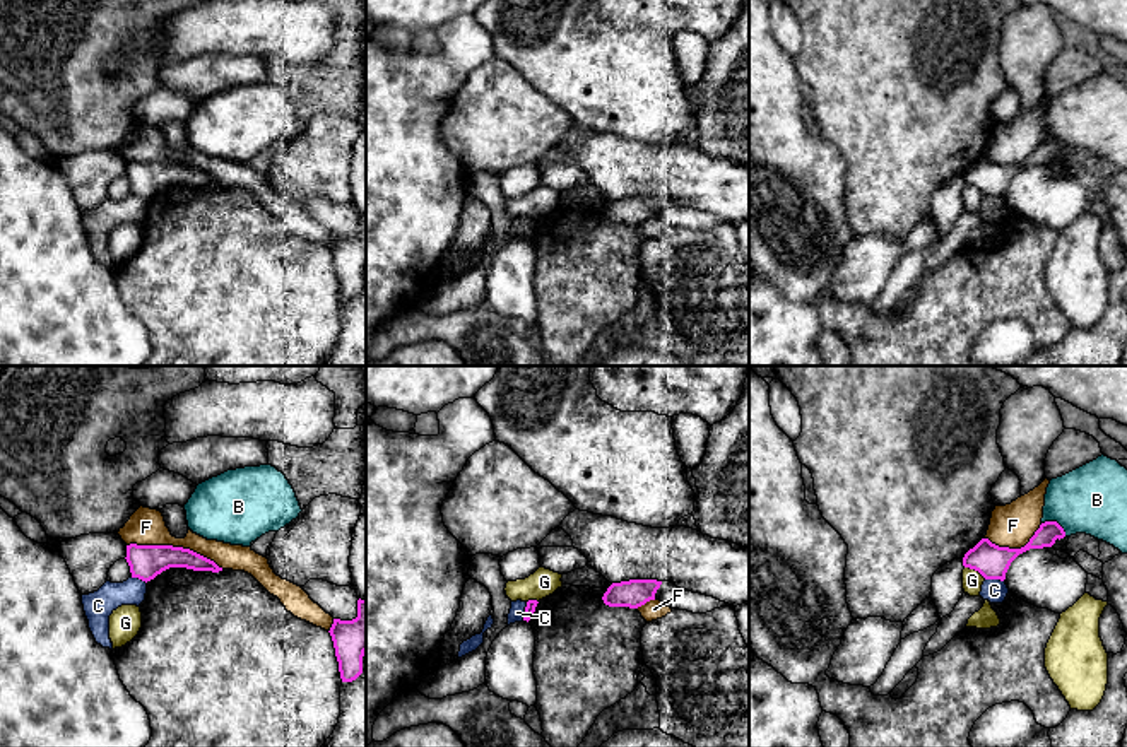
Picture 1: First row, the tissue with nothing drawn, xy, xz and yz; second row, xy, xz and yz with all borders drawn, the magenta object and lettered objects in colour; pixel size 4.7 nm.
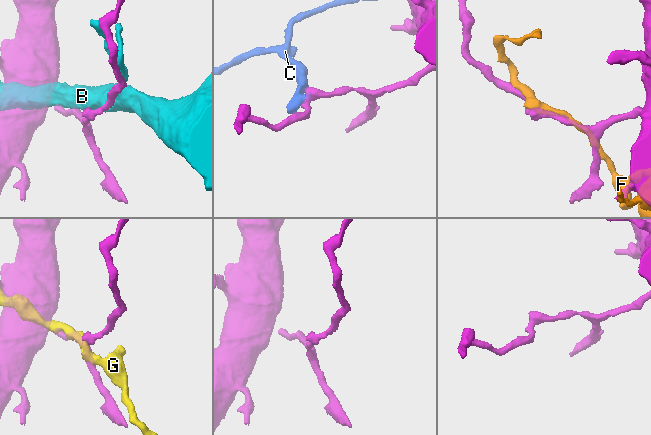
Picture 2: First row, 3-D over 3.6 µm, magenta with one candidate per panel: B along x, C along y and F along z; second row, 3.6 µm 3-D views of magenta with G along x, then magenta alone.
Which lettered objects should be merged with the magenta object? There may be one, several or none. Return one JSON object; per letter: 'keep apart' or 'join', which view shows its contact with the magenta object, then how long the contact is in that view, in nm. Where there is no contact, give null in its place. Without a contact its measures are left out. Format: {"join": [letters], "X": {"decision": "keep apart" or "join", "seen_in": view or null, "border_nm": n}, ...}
{"join": [], "B": {"decision": "keep apart", "seen_in": "yz", "border_nm": 140}, "C": {"decision": "keep apart", "seen_in": "xz", "border_nm": 90}, "F": {"decision": "keep apart", "seen_in": "xy", "border_nm": 460}, "G": {"decision": "keep apart", "seen_in": "yz", "border_nm": 120}}

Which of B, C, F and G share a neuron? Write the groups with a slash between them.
B / C / F / G

